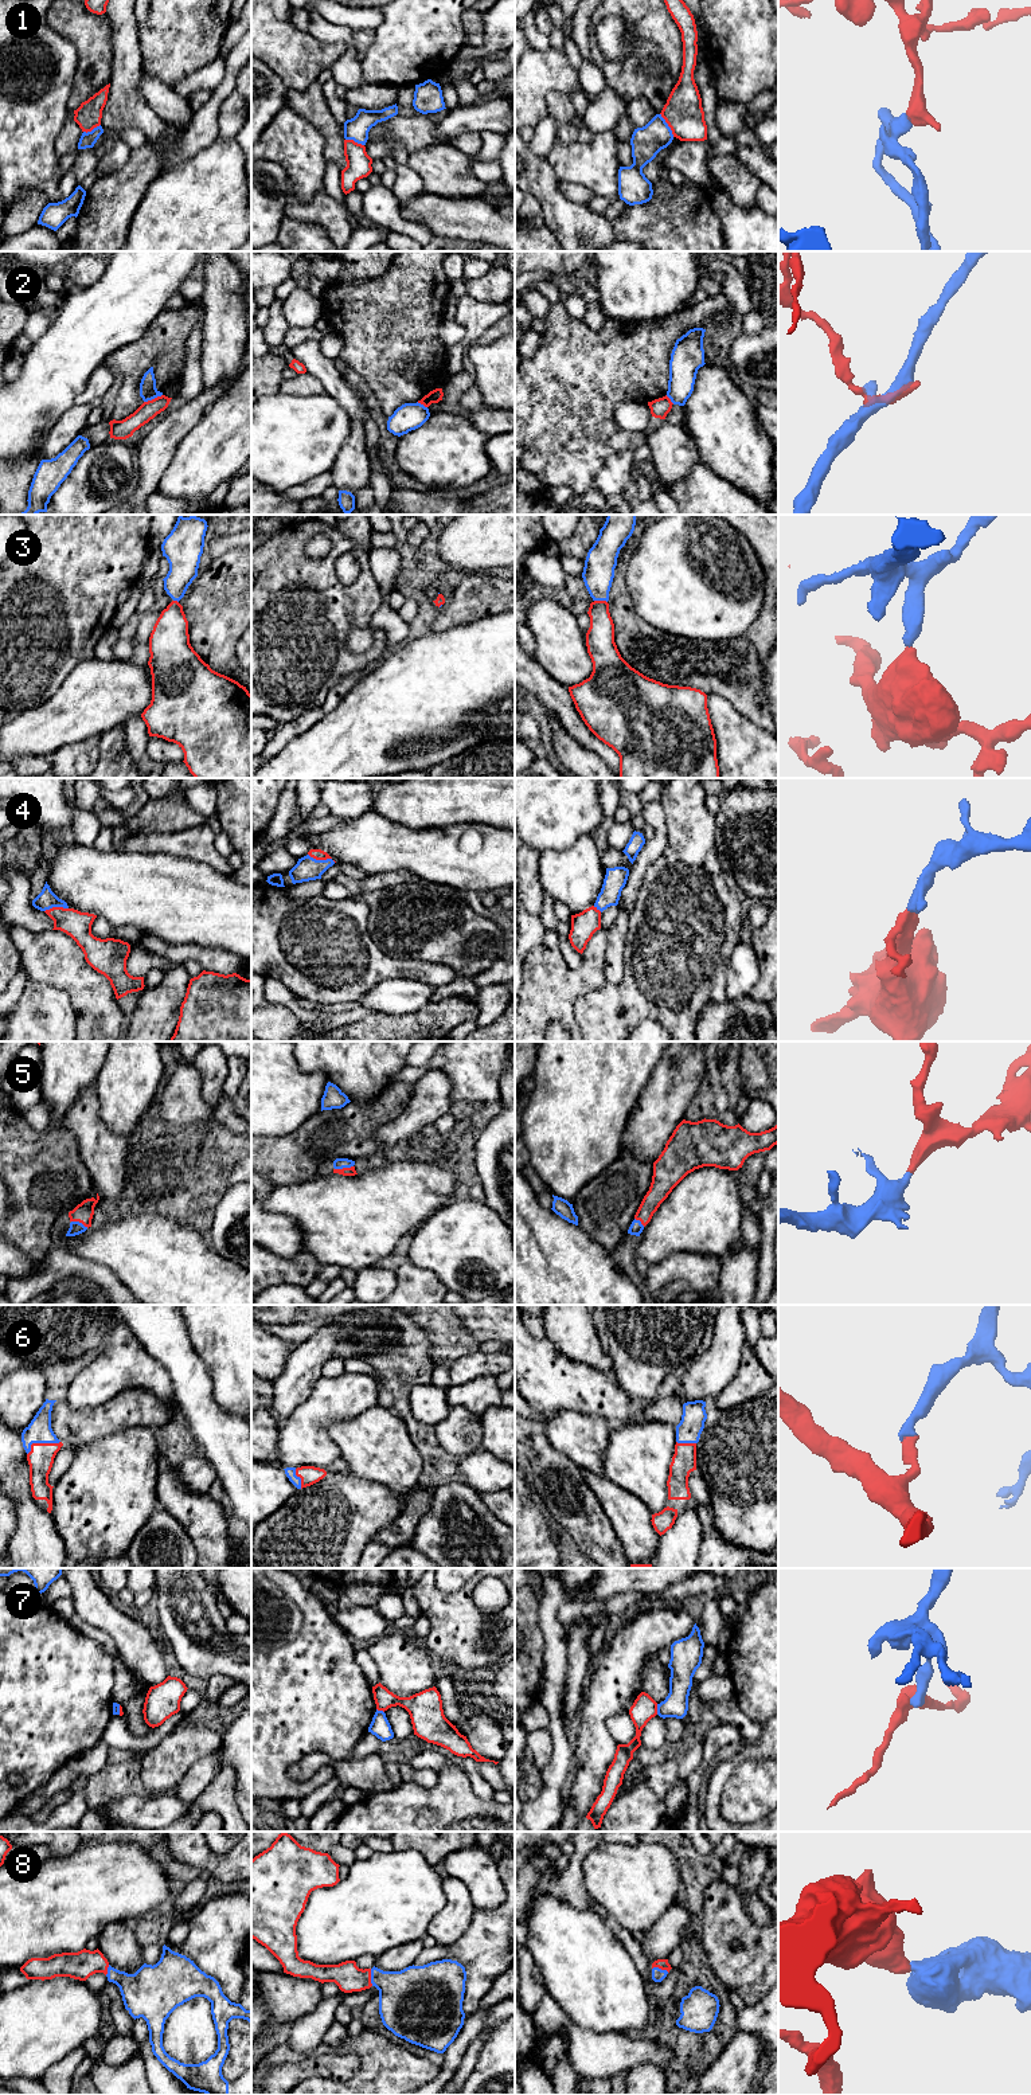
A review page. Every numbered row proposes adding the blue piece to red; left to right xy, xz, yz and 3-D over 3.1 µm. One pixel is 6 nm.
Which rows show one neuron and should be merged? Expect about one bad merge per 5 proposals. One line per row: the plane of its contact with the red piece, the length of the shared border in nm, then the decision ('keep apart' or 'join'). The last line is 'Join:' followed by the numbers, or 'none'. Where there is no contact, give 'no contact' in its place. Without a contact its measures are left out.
1: meets red in yz; contact 170 nm long; keep apart
2: meets red in xy; contact 120 nm long; join
3: meets red in yz; contact 80 nm long; join
4: meets red in xz; contact 180 nm long; join
5: meets red in xz; contact 110 nm long; join
6: meets red in xy; contact 220 nm long; join
7: meets red in yz; contact 60 nm long; keep apart
8: meets red in xz; contact 110 nm long; join
Join: 2, 3, 4, 5, 6, 8

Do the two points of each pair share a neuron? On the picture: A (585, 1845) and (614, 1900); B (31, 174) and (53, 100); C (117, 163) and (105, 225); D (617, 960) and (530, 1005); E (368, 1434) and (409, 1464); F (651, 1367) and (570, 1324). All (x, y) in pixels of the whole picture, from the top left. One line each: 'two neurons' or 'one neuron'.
A: two neurons
B: one neuron
C: two neurons
D: two neurons
E: one neuron
F: one neuron

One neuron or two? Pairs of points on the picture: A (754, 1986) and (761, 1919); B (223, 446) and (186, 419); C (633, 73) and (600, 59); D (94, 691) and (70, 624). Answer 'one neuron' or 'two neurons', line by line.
A: two neurons
B: two neurons
C: one neuron
D: two neurons

